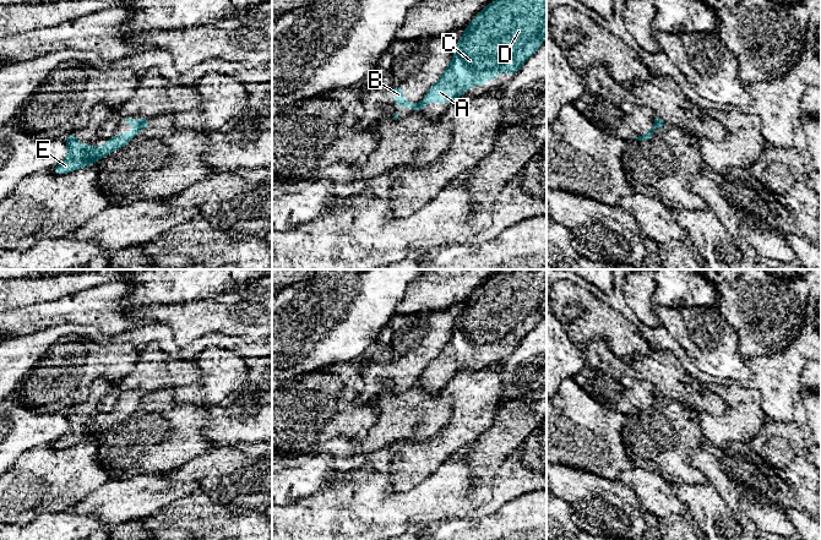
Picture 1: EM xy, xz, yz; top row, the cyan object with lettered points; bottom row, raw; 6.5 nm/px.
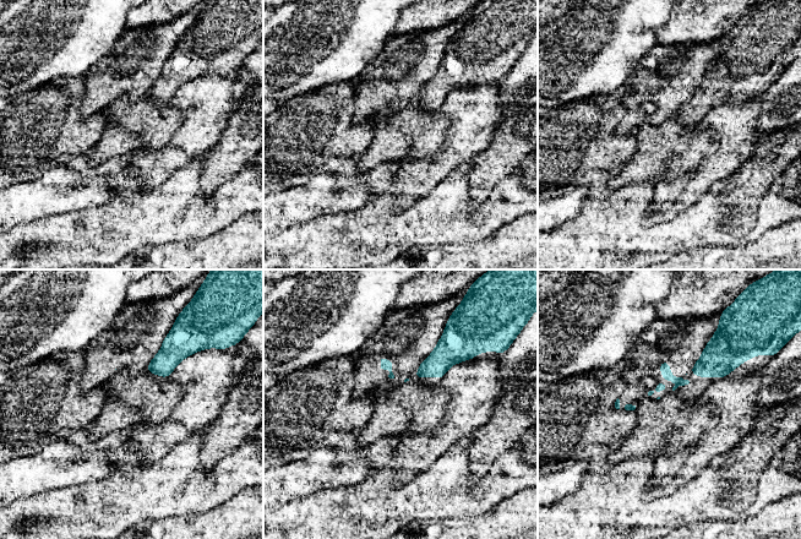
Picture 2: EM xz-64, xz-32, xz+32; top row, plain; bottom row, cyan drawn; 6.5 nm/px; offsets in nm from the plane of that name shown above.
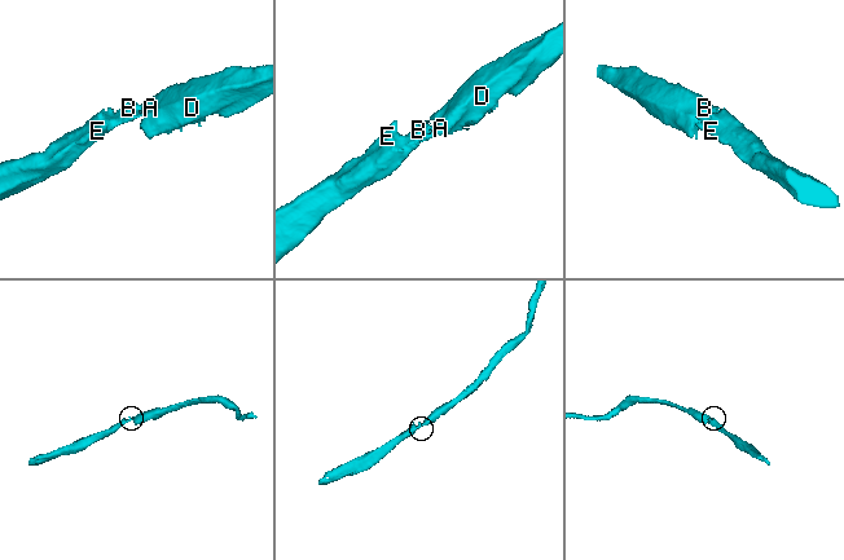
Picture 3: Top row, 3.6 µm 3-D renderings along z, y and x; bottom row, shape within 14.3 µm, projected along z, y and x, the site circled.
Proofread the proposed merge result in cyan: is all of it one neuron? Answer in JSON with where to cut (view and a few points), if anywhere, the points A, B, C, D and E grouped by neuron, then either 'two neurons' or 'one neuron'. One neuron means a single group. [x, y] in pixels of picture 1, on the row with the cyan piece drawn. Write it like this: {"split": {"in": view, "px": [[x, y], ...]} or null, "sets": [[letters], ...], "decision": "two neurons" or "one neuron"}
{"split": {"in": "xz", "px": [[420, 103], [413, 110]]}, "sets": [["A", "C", "D"], ["B", "E"]], "decision": "two neurons"}

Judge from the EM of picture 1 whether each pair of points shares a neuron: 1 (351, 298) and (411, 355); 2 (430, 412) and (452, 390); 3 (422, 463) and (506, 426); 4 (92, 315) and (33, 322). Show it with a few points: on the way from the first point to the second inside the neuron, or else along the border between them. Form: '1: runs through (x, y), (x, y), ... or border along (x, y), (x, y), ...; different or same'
1: border along (395, 315), (364, 349); different
2: border along (439, 390), (451, 401), (451, 415), (444, 424); different
3: border along (494, 418), (494, 421), (474, 440); different
4: runs through (77, 314), (48, 314); same

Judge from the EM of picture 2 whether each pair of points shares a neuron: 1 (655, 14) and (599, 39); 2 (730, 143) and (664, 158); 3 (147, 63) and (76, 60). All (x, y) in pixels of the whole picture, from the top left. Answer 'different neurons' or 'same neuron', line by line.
1: same neuron
2: different neurons
3: different neurons

